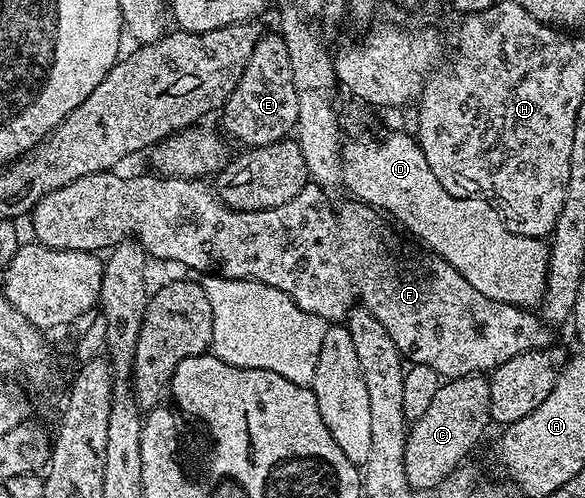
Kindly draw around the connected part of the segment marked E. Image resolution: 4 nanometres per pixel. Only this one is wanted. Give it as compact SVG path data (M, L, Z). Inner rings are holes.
M263 34L256 43L256 51L248 59L248 67L244 67L244 75L240 75L240 83L236 83L236 91L226 101L220 111L222 125L226 128L225 136L239 141L242 147L267 145L273 141L283 140L286 133L298 123L298 100L296 99L296 83L292 83L292 59L288 59L288 47L281 34Z

